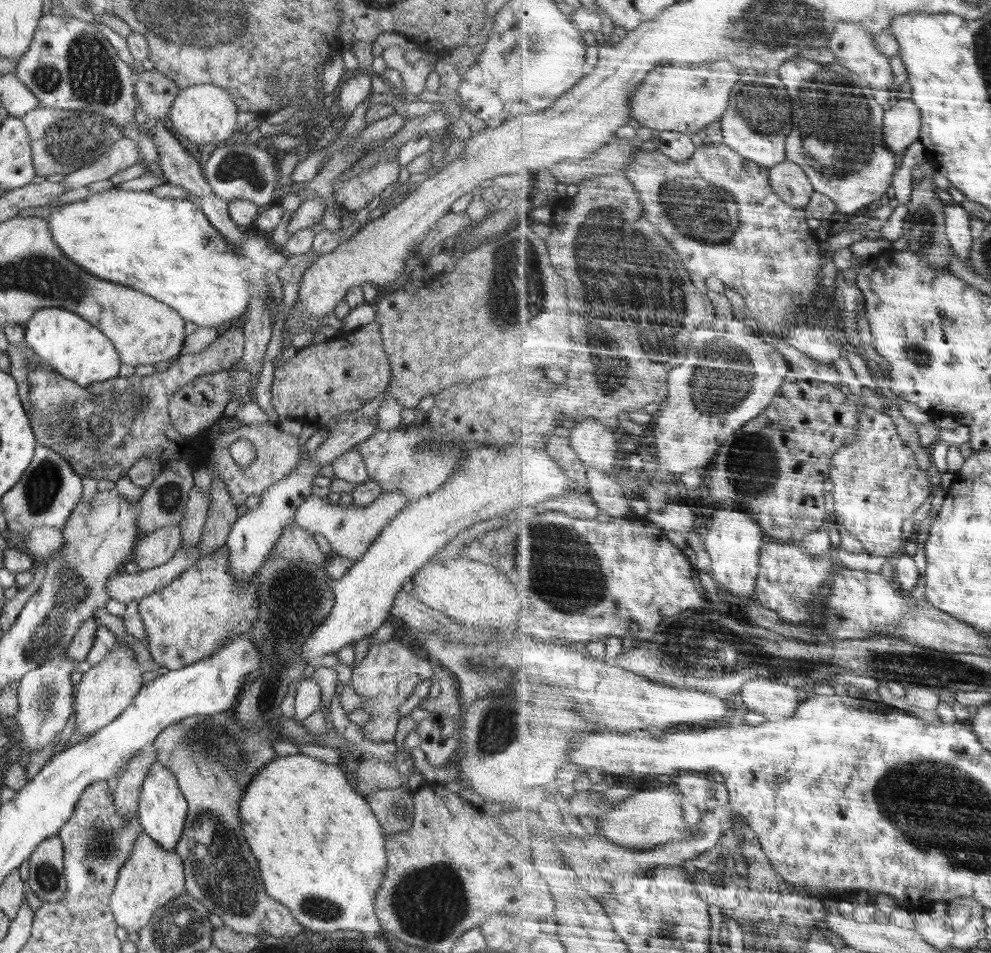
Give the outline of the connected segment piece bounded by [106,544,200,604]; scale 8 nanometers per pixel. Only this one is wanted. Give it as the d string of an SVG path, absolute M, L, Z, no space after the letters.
M198 545L190 550L178 548L174 556L161 566L155 568L137 570L131 572L129 569L121 569L115 572L106 583L108 596L112 600L118 600L122 604L128 604L132 600L140 600L144 596L150 596L152 592L168 587L172 580L175 580L187 571L194 561L198 560Z

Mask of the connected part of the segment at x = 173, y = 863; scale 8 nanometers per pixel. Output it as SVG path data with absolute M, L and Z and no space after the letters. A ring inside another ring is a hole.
M143 833L137 837L132 854L120 868L109 908L118 926L126 928L127 932L140 932L140 928L149 924L158 908L169 904L184 892L183 860L176 852L164 850Z

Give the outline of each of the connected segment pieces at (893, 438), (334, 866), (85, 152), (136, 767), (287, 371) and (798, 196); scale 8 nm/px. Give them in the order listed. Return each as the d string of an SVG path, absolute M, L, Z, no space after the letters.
M866 407L859 440L840 449L832 461L835 511L869 554L899 556L906 542L902 538L904 522L913 518L930 496L930 475L922 470L916 452L900 438L894 418L880 409Z
M302 753L288 756L278 756L274 758L271 764L261 769L258 776L253 778L252 783L245 788L245 794L241 797L239 815L244 824L244 836L252 848L252 852L256 854L256 858L260 860L260 874L262 881L266 887L267 894L273 899L278 900L281 904L288 906L294 919L304 925L312 932L319 933L341 933L344 930L356 930L362 934L370 933L382 934L380 921L376 917L376 892L384 880L384 868L388 866L388 857L385 847L385 834L381 828L380 821L376 820L376 815L372 813L370 806L365 798L356 790L356 786L351 781L350 775L338 765L332 765L322 762L317 758L306 756Z
M40 106L27 112L21 119L30 140L36 173L45 177L77 171L104 155L108 147L123 136L114 122L96 112L64 111Z
M152 746L142 749L136 757L130 759L127 768L114 782L115 806L124 819L136 815L145 777L156 761L156 749Z
M373 321L367 326L348 331L339 331L332 339L326 342L312 344L298 350L292 360L276 367L272 382L271 402L273 409L280 416L288 416L299 420L303 424L316 428L324 428L334 425L334 419L344 411L352 411L361 408L381 392L386 392L391 379L391 367L385 351L380 324Z
M788 160L771 167L771 180L780 198L796 208L808 206L817 191L802 166Z

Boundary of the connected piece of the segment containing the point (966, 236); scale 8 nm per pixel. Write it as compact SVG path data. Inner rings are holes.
M960 204L947 205L948 220L948 238L952 241L952 247L956 250L956 255L963 262L968 262L972 255L974 247L974 238L972 237L972 224L970 220L974 218L971 212L968 212Z

